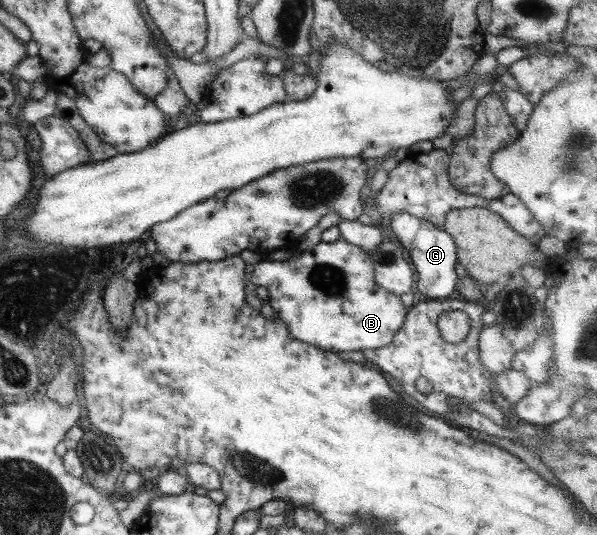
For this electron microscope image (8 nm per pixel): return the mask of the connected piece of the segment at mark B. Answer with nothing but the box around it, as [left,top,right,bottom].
[250,240,409,353]

